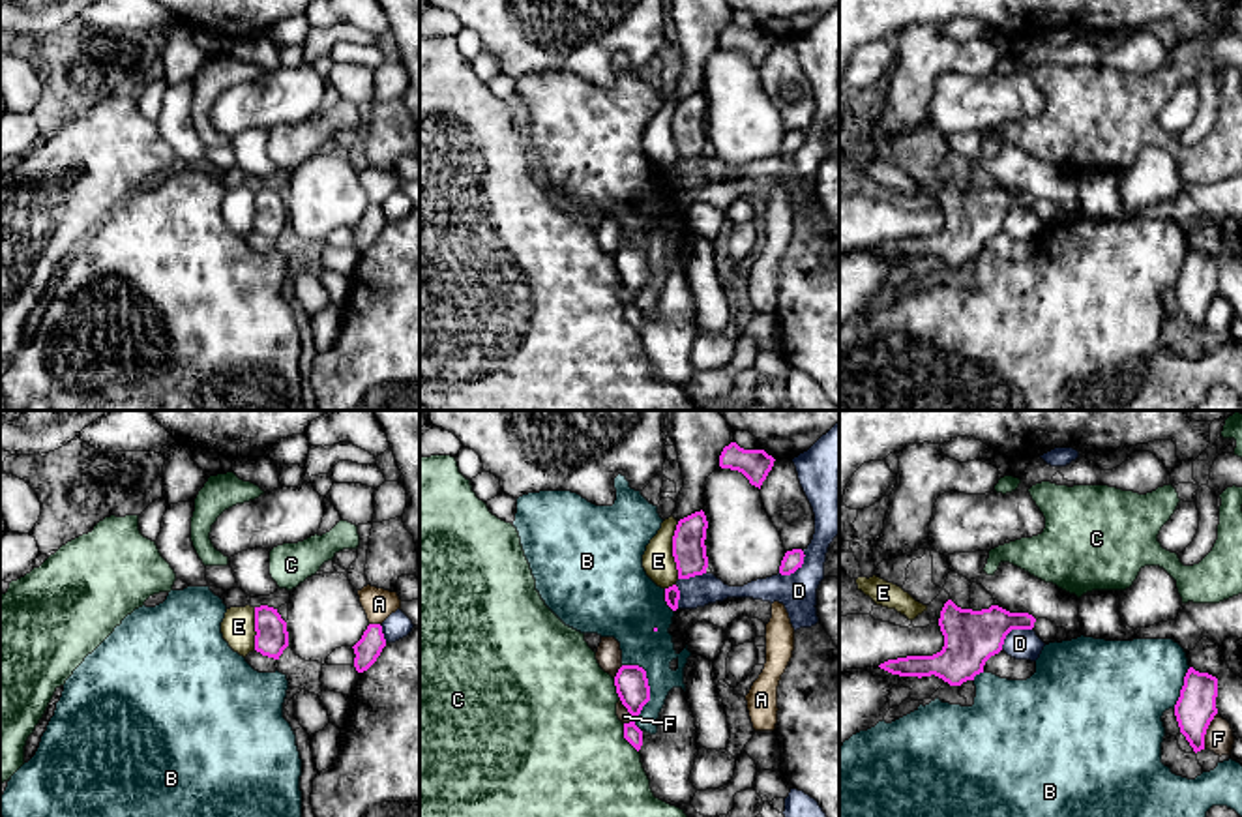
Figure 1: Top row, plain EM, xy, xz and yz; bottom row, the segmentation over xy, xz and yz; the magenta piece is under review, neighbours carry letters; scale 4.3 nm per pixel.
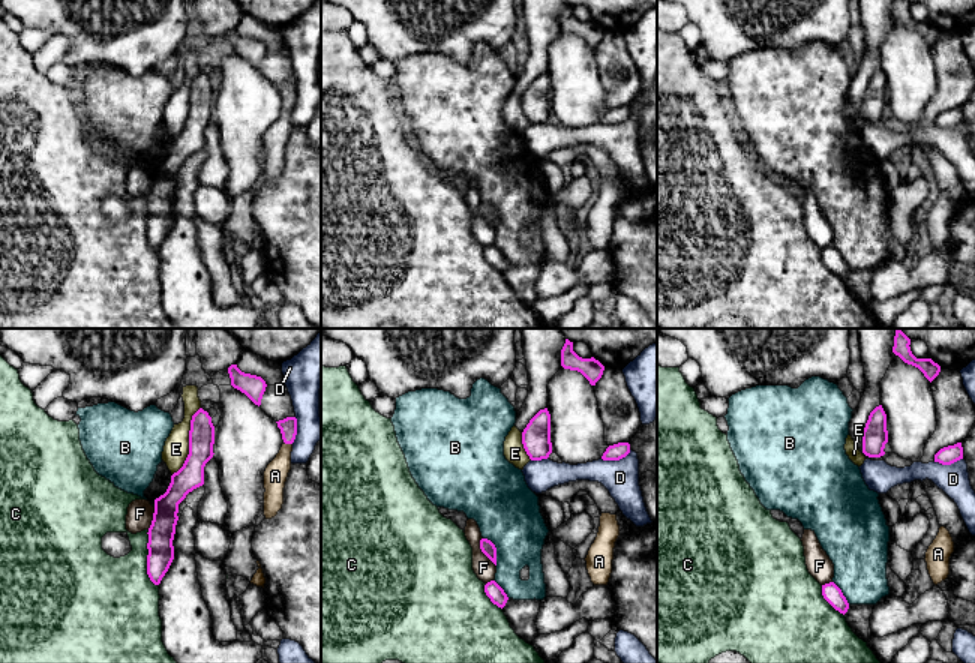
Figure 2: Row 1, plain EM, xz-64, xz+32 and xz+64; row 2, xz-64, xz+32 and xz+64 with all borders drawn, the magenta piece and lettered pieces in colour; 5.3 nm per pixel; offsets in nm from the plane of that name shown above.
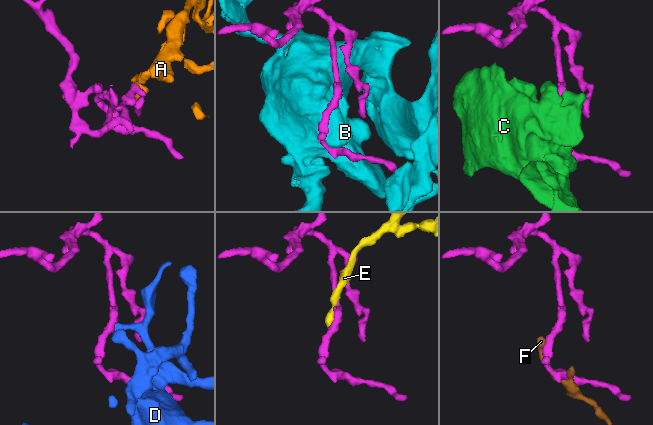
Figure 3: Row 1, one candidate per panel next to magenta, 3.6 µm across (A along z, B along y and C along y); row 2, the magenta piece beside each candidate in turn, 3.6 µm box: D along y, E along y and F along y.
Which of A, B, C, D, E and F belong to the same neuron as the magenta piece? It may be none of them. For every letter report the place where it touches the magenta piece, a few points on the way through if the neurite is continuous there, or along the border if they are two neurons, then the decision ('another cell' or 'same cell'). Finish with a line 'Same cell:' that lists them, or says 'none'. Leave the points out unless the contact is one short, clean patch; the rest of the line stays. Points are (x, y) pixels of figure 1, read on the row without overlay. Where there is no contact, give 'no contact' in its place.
A: meets magenta in xy at (375, 205); border along xy (369, 203), (379, 205); another cell
B: meets magenta in xz at (649, 270); another cell
C: meets magenta in xz at (626, 319); another cell
D: meets magenta in yz at (1012, 208); another cell
E: meets magenta in xz at (673, 130); border along xz (679, 102), (673, 113), (677, 158); another cell
F: meets magenta in yz at (1207, 308); another cell
Same cell: none

